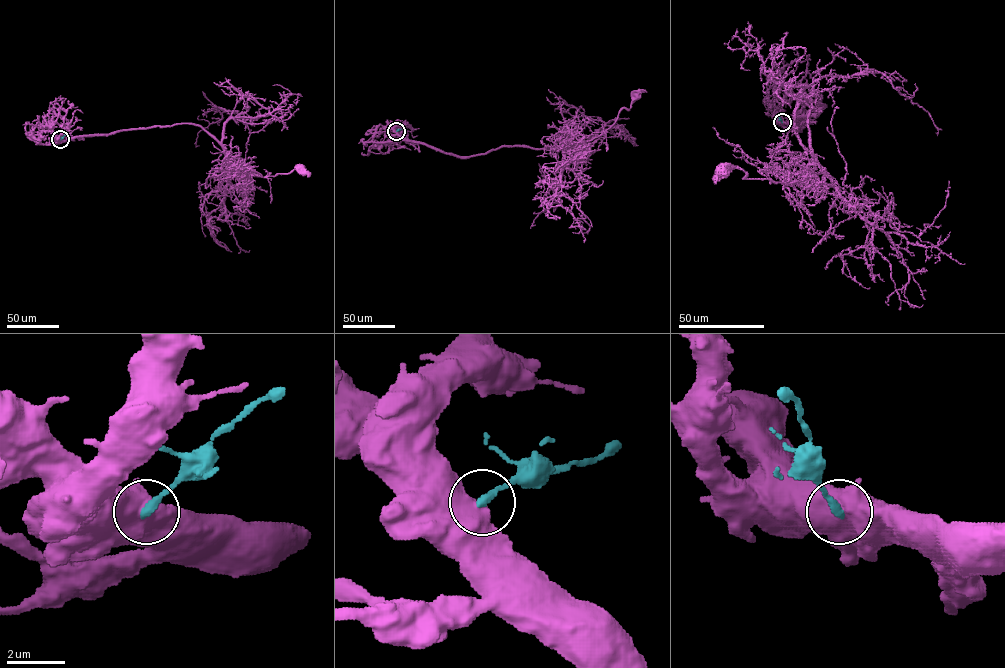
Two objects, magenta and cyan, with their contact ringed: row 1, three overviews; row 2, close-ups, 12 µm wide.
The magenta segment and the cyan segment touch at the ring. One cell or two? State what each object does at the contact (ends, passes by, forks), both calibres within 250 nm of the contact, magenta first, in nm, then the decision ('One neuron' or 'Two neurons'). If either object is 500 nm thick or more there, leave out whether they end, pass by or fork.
Thickness 800 nm (magenta) against 280 nm. Two neurons

